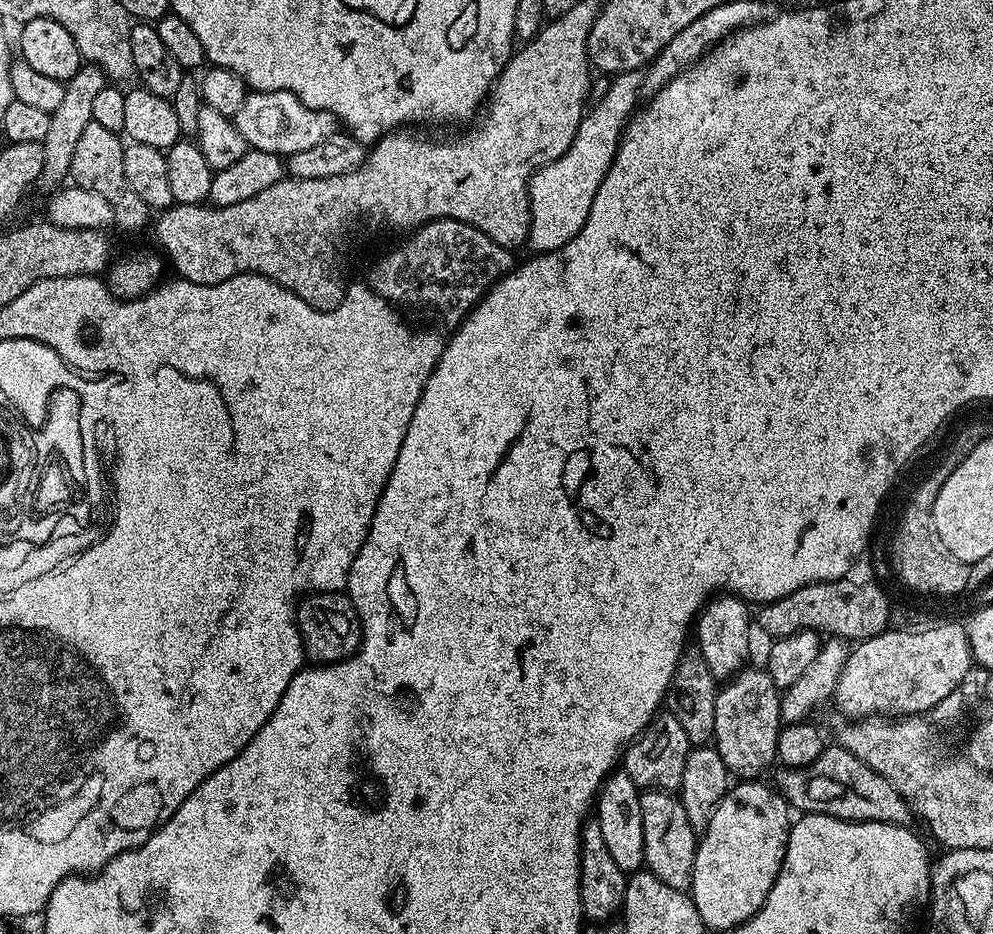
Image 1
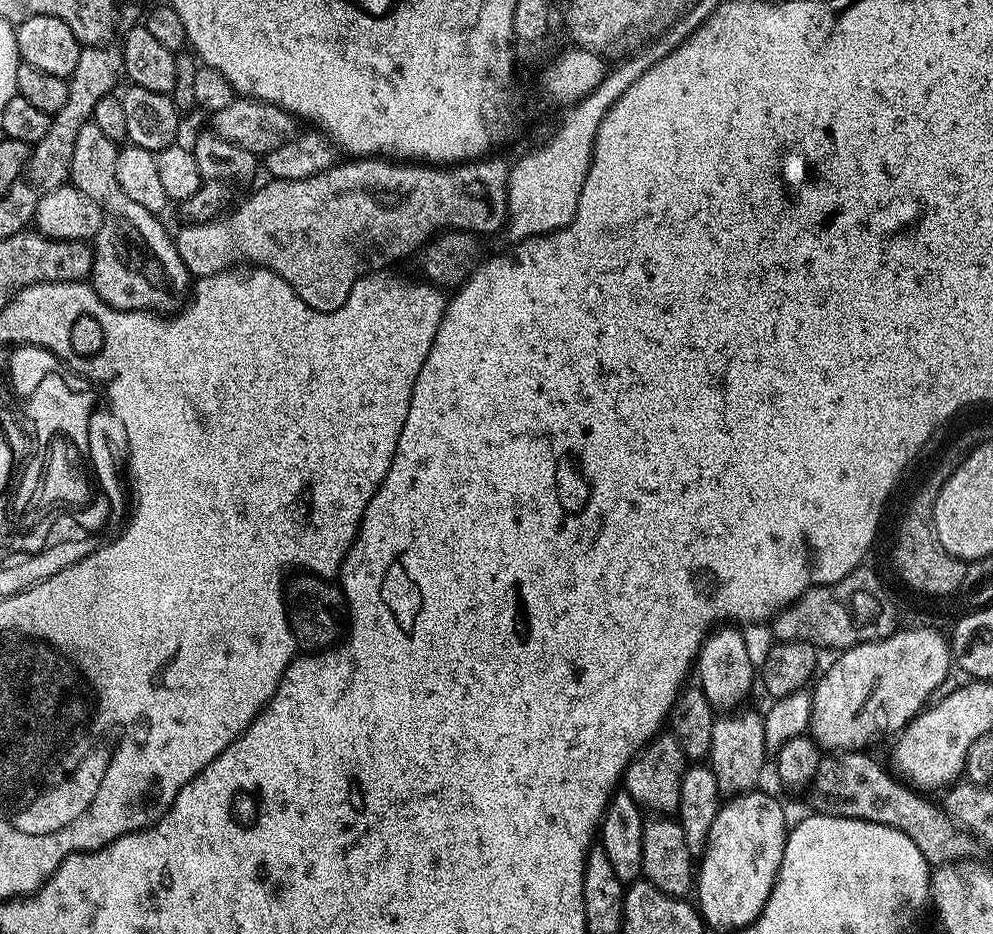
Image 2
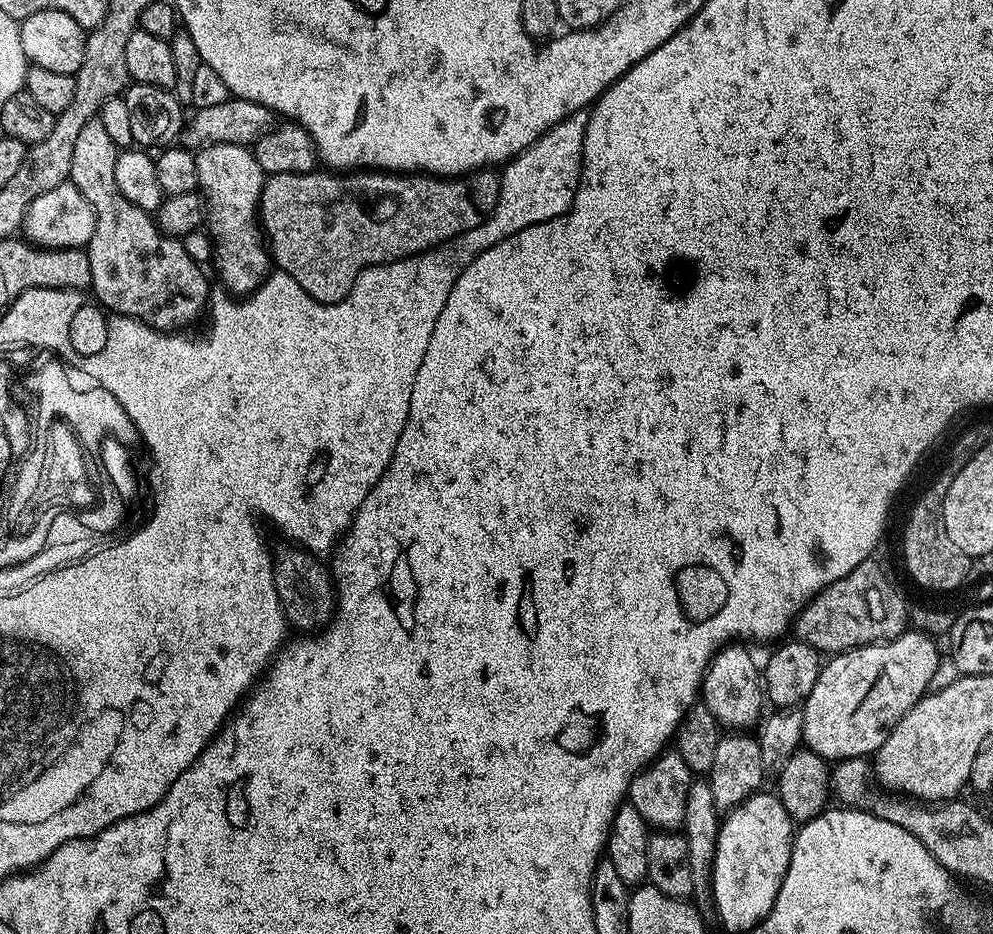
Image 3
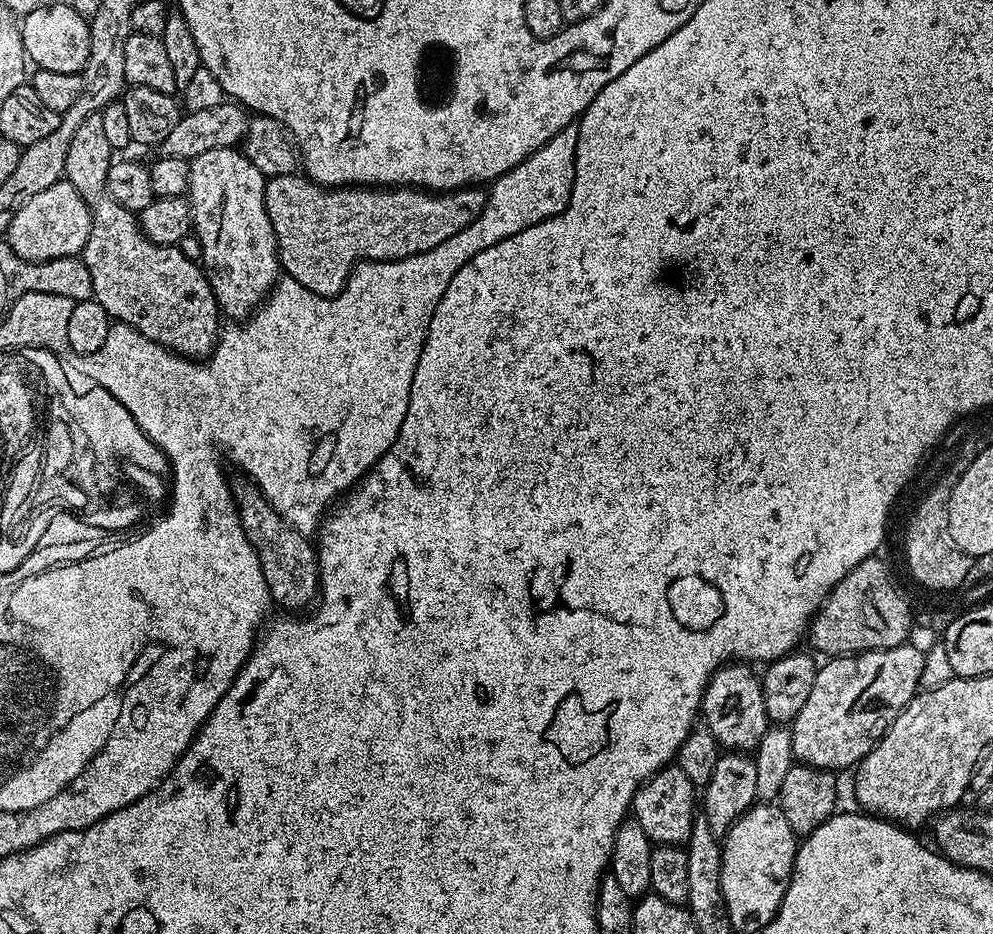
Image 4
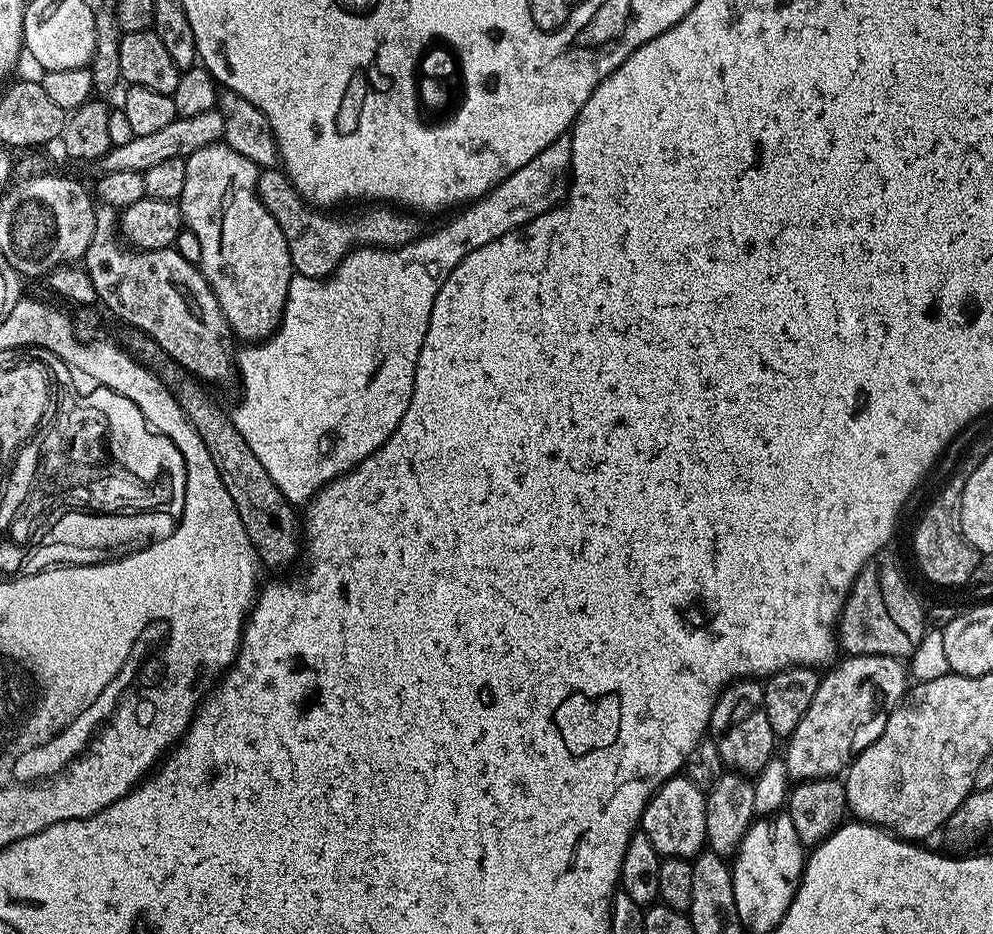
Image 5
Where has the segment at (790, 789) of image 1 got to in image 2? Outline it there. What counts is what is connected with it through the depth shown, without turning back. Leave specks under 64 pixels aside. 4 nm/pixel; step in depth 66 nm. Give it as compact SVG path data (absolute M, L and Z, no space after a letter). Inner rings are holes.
M865 751L834 752L825 755L815 772L813 789L816 796L812 804L819 813L852 817L875 824L900 828L928 860L929 865L950 864L953 860L966 860L973 855L974 840L961 828L943 807L931 804L917 789L898 782L883 766Z

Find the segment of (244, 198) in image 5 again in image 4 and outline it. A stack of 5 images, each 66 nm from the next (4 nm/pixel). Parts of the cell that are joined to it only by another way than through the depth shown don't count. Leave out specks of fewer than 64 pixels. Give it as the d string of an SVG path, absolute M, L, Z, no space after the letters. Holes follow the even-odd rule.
M235 147L206 150L206 154L198 154L190 163L192 169L186 199L192 206L194 235L200 241L203 267L214 285L217 305L227 315L229 312L232 316L244 316L251 308L256 310L264 304L282 272L274 226L264 205L266 177L258 170L258 166L254 166L254 162L248 160L243 151Z

